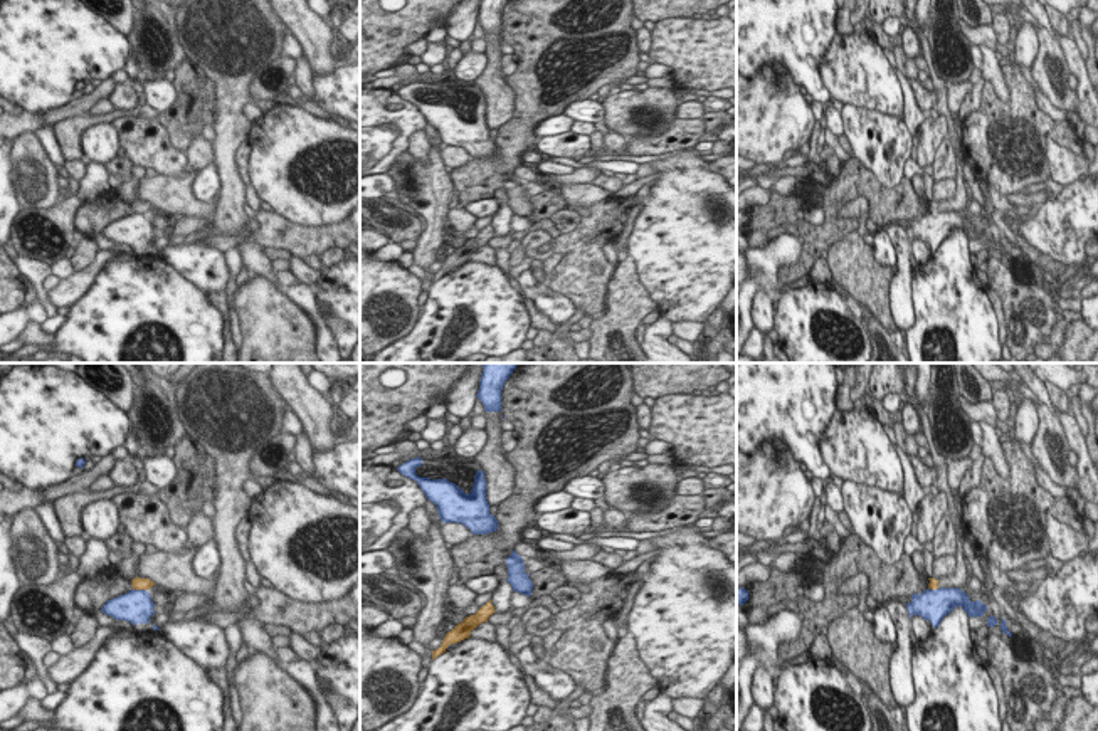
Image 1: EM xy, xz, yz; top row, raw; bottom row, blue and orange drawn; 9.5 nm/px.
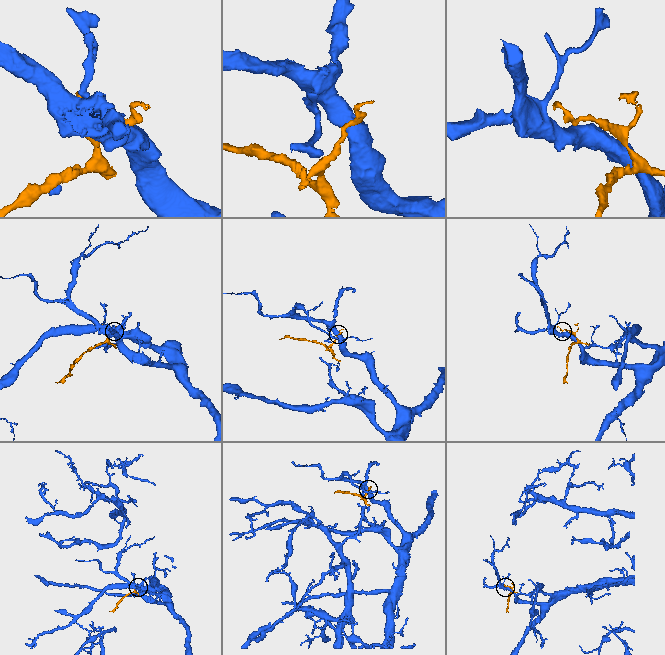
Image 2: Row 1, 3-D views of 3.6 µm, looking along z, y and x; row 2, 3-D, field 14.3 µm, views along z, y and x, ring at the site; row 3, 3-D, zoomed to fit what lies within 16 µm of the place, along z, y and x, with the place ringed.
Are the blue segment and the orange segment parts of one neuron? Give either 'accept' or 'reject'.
reject

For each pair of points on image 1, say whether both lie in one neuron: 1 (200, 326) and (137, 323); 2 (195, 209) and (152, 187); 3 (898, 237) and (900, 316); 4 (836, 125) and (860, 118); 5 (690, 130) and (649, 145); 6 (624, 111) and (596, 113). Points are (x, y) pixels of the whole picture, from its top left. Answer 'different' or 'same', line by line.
1: same
2: same
3: same
4: different
5: same
6: different

